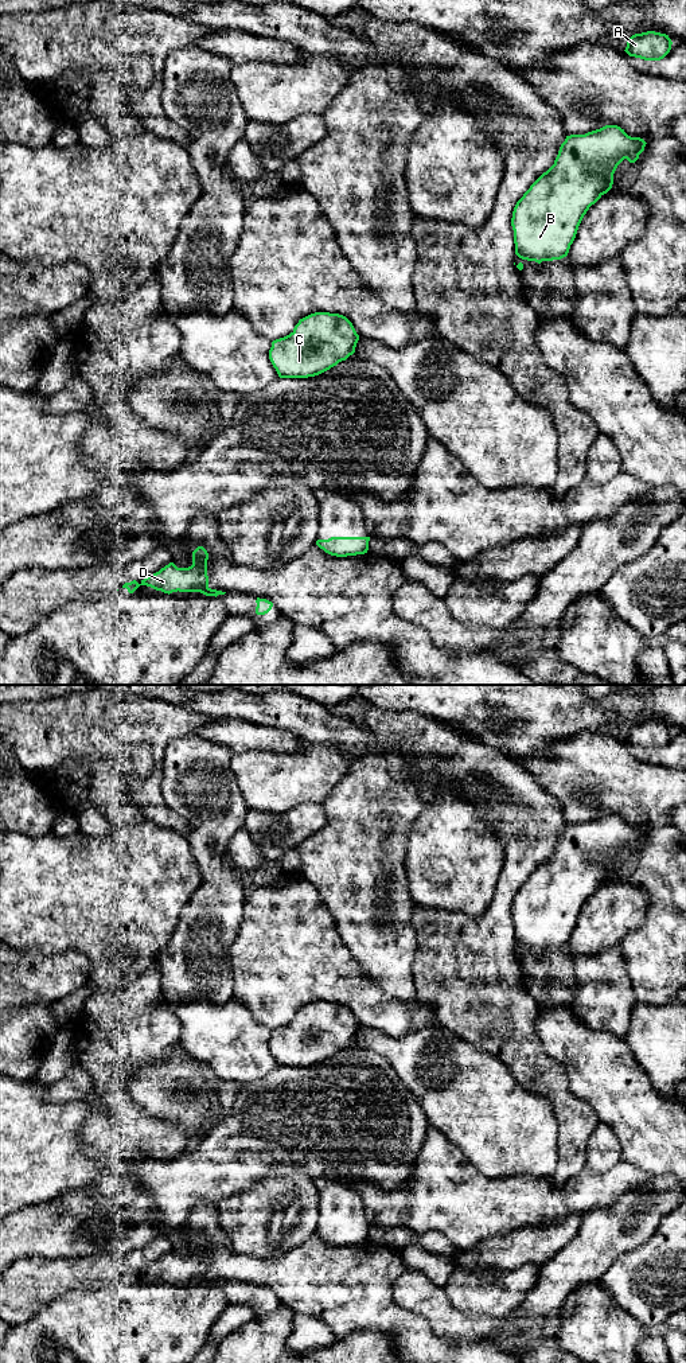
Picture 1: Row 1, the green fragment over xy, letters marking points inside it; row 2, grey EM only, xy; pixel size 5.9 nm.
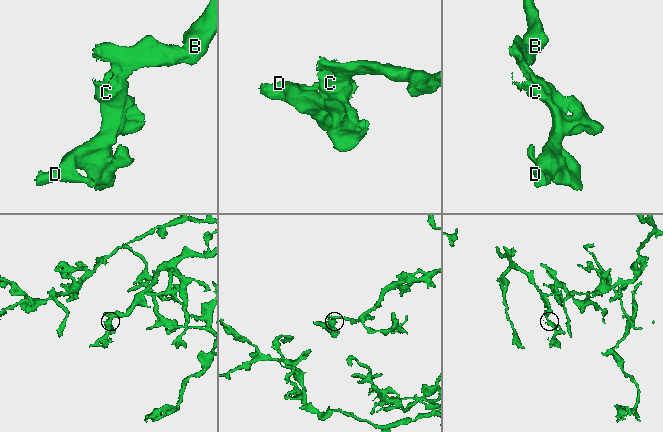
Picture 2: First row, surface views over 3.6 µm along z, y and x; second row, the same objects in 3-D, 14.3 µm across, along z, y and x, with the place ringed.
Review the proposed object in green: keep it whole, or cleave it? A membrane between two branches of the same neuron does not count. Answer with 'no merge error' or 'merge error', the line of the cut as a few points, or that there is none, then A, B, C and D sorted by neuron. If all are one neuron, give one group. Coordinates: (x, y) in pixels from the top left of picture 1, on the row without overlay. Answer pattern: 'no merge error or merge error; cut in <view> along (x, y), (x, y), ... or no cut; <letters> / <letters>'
no merge error; no cut; A B C D

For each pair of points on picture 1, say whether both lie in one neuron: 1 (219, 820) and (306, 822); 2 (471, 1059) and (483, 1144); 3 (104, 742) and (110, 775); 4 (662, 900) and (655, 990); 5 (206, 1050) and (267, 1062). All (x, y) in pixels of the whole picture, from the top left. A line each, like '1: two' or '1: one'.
1: two
2: one
3: two
4: one
5: one

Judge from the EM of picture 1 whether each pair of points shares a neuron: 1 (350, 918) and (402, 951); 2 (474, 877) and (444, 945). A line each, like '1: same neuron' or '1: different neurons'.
1: same neuron
2: different neurons

